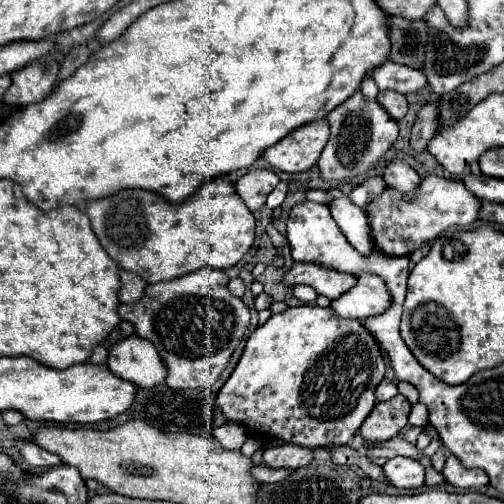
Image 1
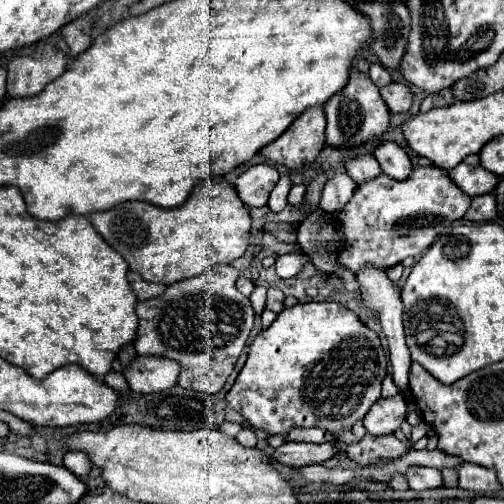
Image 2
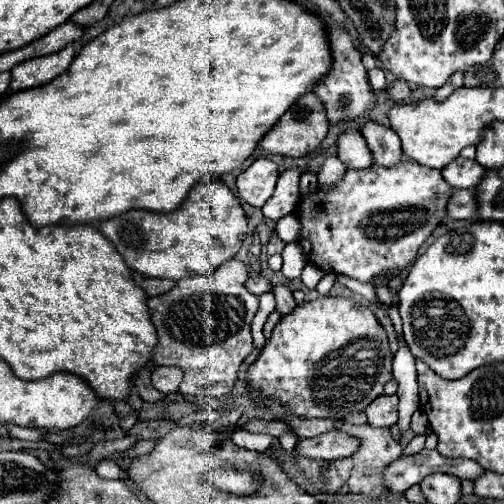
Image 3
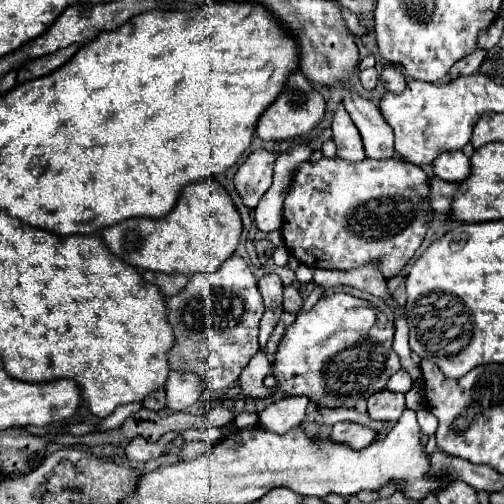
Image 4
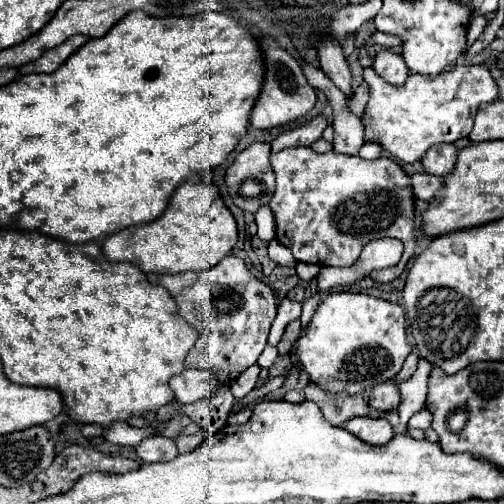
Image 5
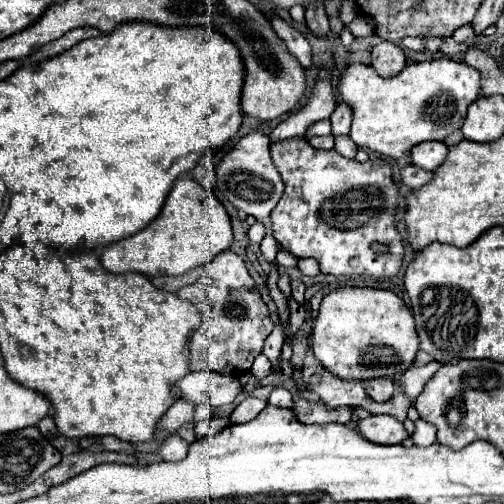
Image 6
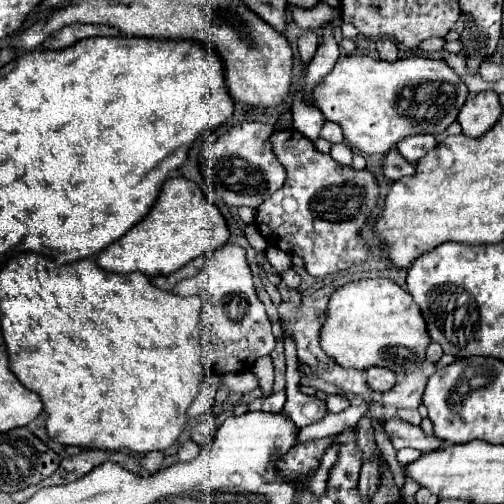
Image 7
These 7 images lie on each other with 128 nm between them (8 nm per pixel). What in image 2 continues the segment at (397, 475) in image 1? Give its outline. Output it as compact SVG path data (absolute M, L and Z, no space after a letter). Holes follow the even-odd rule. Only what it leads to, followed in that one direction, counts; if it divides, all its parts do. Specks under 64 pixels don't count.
M412 466L406 470L404 478L408 480L408 486L412 490L428 490L428 488L436 488L436 486L442 486L442 476L440 476L440 470L436 468L426 468L426 466Z

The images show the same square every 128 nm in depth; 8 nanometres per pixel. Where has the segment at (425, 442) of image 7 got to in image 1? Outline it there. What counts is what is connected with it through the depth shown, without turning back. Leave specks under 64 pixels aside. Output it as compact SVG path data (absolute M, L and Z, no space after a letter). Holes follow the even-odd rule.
M282 444L274 448L266 448L262 454L262 462L268 468L300 468L310 464L312 460L312 450L310 448L300 448L296 444Z

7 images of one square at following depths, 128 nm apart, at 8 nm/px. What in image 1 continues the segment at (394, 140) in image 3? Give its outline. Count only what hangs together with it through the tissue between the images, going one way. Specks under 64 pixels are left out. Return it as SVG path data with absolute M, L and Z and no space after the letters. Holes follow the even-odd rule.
M394 160L394 162L388 162L384 168L384 182L388 188L396 192L416 194L420 186L420 176L406 162Z

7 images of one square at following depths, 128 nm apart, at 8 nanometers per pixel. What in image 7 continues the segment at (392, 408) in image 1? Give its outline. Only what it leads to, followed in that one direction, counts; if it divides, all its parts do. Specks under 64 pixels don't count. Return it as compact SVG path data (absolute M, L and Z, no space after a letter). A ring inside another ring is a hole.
M368 368L366 378L368 378L368 386L374 392L388 392L396 384L394 372L388 372L386 368Z

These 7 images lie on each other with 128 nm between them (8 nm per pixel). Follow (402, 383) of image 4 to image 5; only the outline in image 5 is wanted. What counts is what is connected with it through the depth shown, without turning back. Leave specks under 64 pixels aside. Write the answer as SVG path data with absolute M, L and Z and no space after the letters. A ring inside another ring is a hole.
M410 354L408 358L406 358L406 362L404 362L404 366L402 366L402 370L398 372L398 376L394 378L394 382L396 384L402 384L402 382L406 382L412 374L414 374L414 370L416 370L416 364L418 364L418 354Z

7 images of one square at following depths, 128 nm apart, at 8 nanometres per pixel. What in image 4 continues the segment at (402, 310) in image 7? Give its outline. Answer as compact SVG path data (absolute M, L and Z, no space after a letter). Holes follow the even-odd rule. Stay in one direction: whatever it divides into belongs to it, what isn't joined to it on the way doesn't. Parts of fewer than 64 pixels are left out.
M344 292L322 296L308 312L298 312L296 322L284 330L284 336L272 360L276 388L280 388L284 396L308 396L314 406L354 408L362 396L370 398L372 394L384 390L388 378L400 370L400 360L392 350L392 338L394 326L386 314L366 300Z

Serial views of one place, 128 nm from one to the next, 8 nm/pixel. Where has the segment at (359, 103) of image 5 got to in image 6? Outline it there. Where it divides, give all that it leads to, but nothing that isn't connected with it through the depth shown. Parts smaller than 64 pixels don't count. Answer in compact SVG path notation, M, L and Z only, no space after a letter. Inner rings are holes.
M340 102L336 106L336 110L330 116L332 120L332 134L340 136L340 134L348 134L350 132L350 124L352 124L352 108L344 102Z

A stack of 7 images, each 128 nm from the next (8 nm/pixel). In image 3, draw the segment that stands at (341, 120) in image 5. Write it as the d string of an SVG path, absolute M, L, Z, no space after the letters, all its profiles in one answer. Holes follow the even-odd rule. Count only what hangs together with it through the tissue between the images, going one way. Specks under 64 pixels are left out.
M348 130L338 138L338 158L346 168L354 168L354 170L364 170L374 164L372 152L364 136L356 130Z

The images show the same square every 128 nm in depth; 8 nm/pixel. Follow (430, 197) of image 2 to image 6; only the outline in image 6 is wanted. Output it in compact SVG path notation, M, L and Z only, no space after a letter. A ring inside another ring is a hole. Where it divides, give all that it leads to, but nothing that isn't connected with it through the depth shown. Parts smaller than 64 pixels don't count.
M306 138L300 140L282 140L270 146L272 162L284 180L284 194L274 206L272 232L280 248L292 252L296 258L316 258L322 274L334 276L350 276L350 274L366 274L370 278L394 278L404 262L404 242L396 228L396 212L400 204L400 190L392 178L392 166L374 158L368 162L348 160L340 156L336 150L314 150ZM372 242L382 242L390 246L388 254L374 254L370 250Z

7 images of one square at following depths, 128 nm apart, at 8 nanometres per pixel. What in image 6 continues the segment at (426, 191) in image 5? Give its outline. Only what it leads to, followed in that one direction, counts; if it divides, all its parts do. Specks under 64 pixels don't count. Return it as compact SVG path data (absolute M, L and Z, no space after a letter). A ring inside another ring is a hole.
M408 164L402 170L402 184L406 184L410 190L416 190L416 188L420 188L420 184L428 184L430 180L432 180L432 174L416 168L414 164Z

